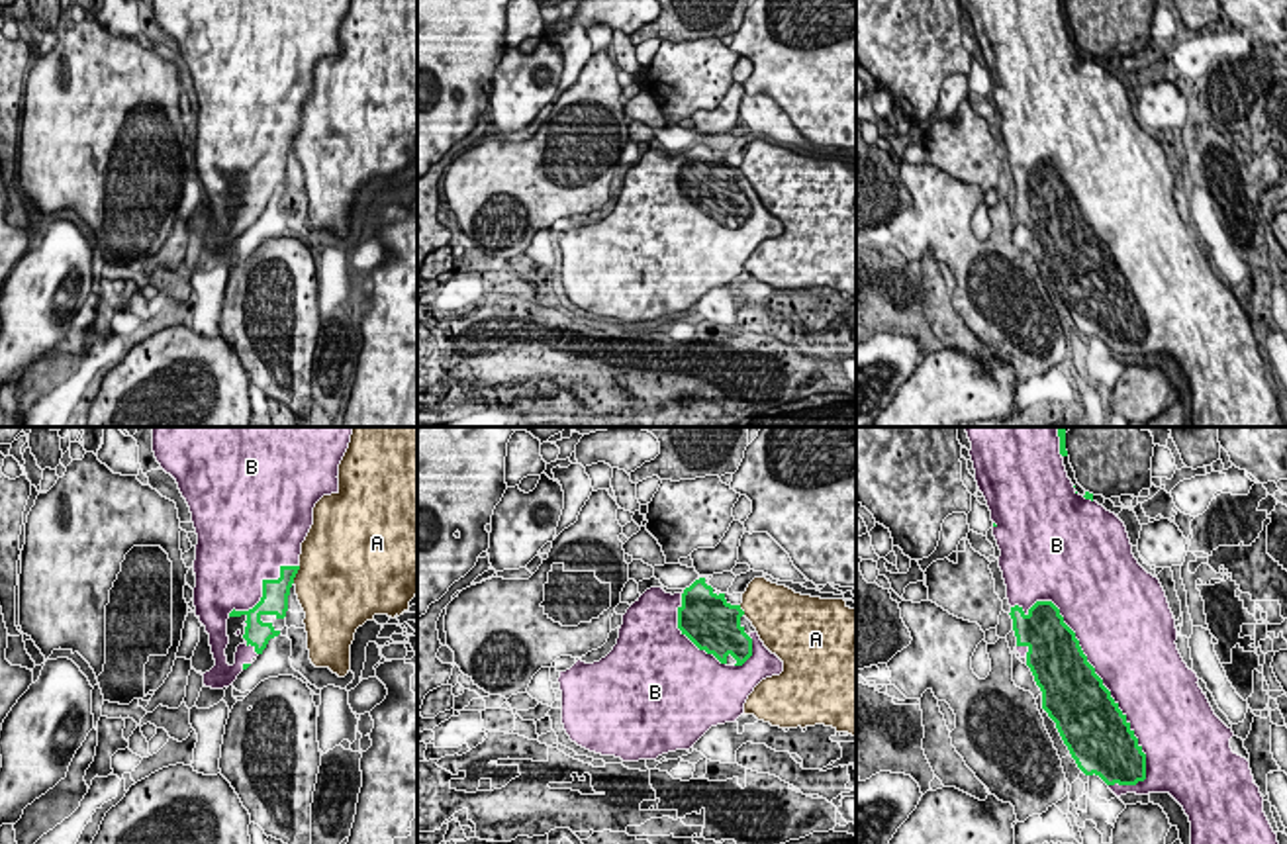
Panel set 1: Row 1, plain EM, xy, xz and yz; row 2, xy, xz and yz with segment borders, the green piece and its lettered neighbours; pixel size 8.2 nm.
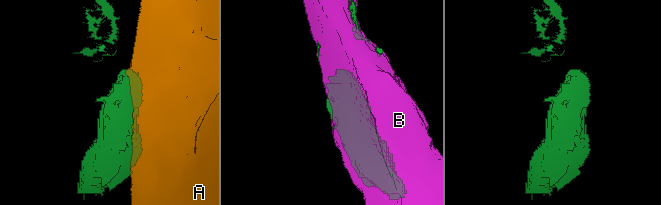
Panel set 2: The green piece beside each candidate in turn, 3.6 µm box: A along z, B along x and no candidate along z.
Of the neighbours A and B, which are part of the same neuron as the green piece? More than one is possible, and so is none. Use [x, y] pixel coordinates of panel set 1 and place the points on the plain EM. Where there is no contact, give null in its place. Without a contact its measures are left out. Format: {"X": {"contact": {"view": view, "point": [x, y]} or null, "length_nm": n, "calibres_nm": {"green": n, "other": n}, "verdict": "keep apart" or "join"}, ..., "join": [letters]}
{"A": {"contact": {"view": "xy", "point": [296, 134]}, "length_nm": 160, "calibres_nm": {"green": 220, "other": 480}, "verdict": "keep apart"}, "B": {"contact": {"view": "yz", "point": [1094, 234]}, "length_nm": 1800, "calibres_nm": {"green": 500, "other": 460}, "verdict": "join"}, "join": ["B"]}

